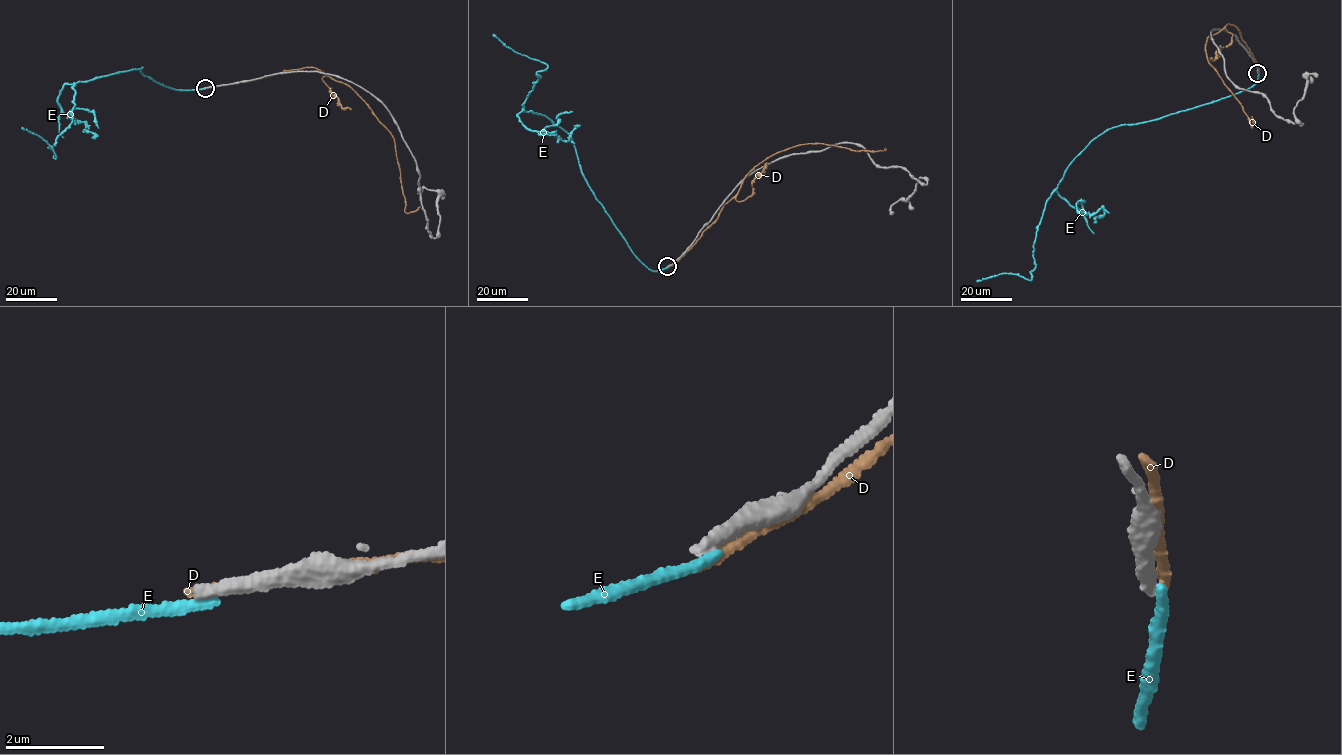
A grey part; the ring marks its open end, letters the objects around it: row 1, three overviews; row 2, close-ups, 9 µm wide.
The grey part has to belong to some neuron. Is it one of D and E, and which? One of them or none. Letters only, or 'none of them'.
none of them

